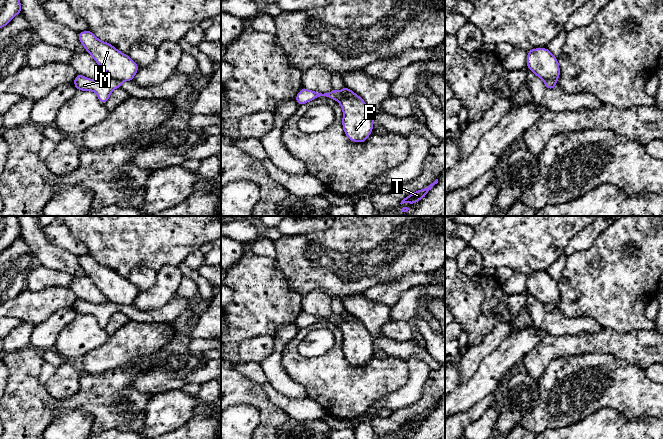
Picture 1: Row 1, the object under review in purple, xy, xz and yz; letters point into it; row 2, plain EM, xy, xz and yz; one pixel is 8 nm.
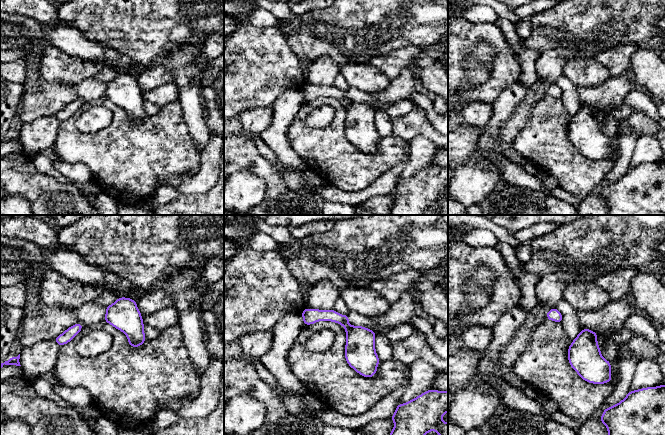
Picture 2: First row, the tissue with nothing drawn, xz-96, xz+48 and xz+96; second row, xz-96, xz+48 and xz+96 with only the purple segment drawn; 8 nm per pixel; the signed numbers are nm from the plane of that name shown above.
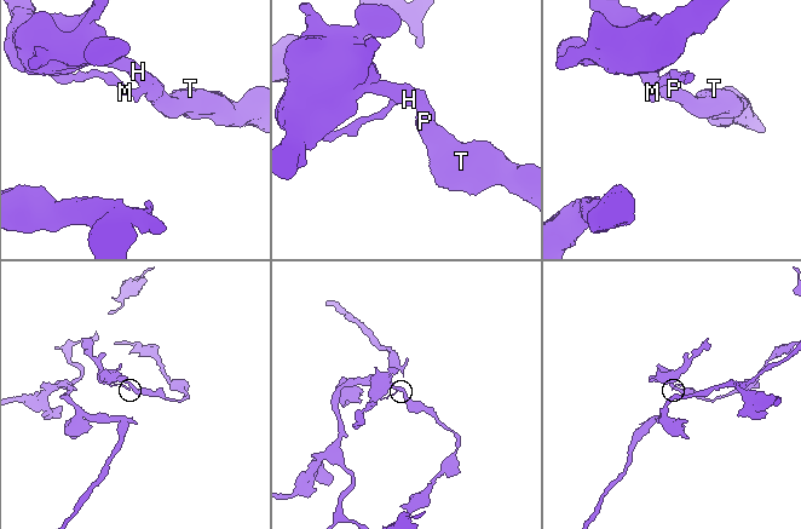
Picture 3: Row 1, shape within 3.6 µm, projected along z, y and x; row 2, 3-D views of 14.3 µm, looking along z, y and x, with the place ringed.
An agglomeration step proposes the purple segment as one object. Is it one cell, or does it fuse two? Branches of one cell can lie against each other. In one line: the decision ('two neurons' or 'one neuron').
two neurons

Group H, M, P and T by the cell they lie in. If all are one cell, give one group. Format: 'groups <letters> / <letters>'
groups H P T / M

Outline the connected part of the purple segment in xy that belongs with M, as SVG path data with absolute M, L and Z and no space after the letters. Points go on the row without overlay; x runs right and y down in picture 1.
M81 298L76 299L73 308L76 314L95 316L101 328L105 328L108 325L111 316L115 312L122 312L122 305L120 304L114 304L108 301L105 304L98 305Z

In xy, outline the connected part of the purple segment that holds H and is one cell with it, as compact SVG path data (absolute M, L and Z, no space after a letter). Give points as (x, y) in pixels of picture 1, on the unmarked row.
M90 254L77 257L84 273L107 297L109 302L120 305L132 305L139 290L113 269L98 263Z

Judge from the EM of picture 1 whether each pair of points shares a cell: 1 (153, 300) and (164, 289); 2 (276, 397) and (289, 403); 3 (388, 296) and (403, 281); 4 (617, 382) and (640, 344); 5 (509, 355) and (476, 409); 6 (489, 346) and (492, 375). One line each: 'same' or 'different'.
1: same
2: same
3: same
4: different
5: different
6: different

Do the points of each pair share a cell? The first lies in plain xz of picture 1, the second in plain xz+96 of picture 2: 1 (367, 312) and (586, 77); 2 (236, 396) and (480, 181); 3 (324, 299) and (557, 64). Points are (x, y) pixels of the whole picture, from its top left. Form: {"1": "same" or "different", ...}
{"1": "same", "2": "different", "3": "same"}

